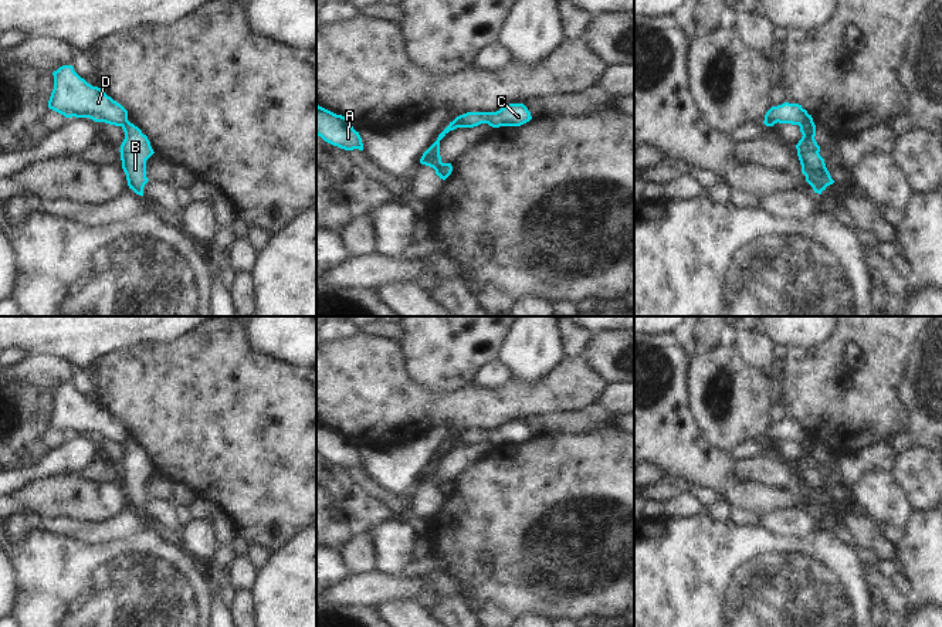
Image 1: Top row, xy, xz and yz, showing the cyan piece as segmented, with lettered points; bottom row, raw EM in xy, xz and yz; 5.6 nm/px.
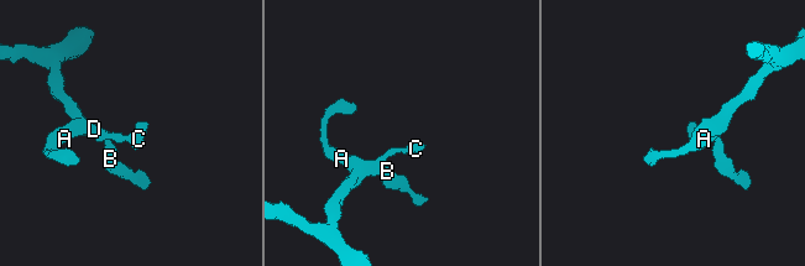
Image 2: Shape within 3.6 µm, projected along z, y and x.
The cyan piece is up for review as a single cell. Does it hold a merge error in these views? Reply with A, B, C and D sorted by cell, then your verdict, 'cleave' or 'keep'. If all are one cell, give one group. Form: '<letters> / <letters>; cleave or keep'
A C D / B; cleave

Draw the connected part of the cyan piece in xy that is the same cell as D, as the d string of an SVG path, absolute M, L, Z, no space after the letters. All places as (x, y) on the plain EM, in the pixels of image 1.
M62 383L54 393L48 426L65 435L89 435L115 444L128 441L128 428L101 406L81 396L72 383Z

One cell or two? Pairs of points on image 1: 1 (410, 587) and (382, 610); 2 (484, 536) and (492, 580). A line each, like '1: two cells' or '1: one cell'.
1: two cells
2: one cell

